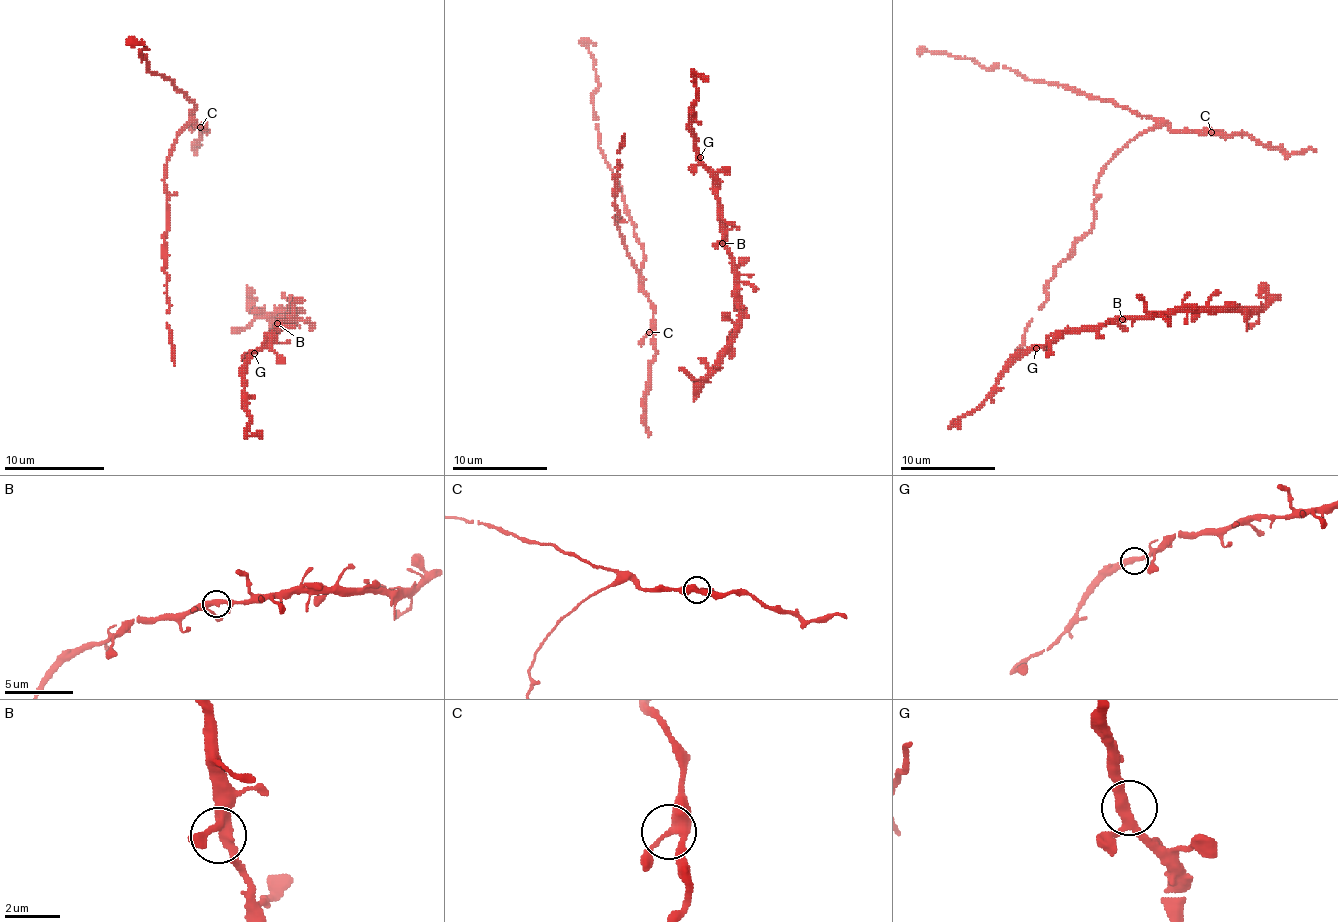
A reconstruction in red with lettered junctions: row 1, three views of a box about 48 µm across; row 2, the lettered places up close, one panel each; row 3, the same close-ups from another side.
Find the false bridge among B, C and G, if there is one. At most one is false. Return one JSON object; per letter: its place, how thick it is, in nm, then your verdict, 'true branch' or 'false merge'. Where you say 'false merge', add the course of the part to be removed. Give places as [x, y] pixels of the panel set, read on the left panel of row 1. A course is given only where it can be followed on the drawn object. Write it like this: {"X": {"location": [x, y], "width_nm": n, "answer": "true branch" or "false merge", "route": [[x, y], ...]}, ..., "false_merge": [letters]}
{"B": {"location": [277, 323], "width_nm": 320, "answer": "true branch"}, "C": {"location": [200, 127], "width_nm": 320, "answer": "true branch"}, "G": {"location": [254, 353], "width_nm": 320, "answer": "true branch"}, "false_merge": []}

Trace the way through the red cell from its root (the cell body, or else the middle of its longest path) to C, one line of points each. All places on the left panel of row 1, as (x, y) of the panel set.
C: (164, 243), (167, 230), (164, 165), (174, 140), (192, 120), (197, 125), (204, 125), (199, 127)

